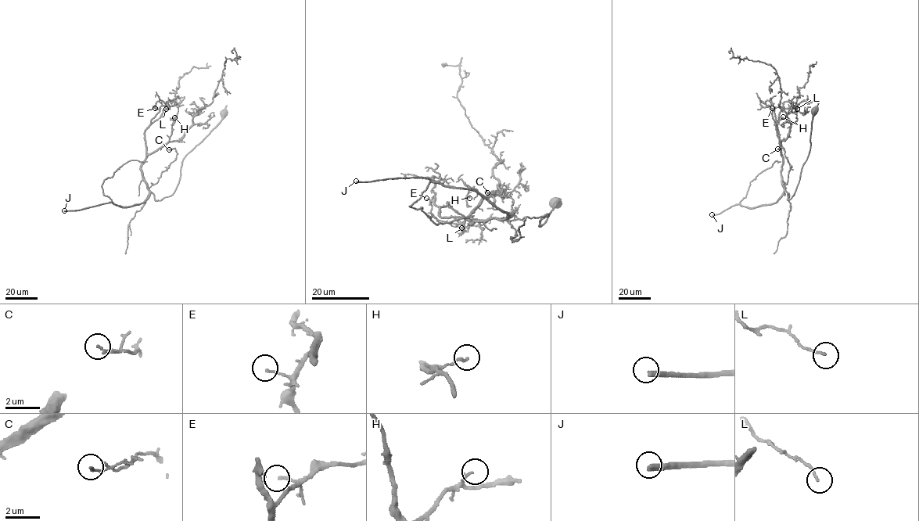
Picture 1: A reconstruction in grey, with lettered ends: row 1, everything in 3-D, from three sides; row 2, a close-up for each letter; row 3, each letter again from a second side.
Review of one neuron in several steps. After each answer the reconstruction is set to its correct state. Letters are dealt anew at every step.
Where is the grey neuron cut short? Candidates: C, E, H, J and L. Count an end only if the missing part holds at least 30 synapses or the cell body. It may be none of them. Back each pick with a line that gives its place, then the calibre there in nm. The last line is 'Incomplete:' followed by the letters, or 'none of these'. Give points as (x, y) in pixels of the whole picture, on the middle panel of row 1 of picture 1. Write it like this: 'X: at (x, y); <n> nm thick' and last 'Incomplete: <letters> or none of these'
J: at (356, 181); 320 nm thick
Incomplete: J

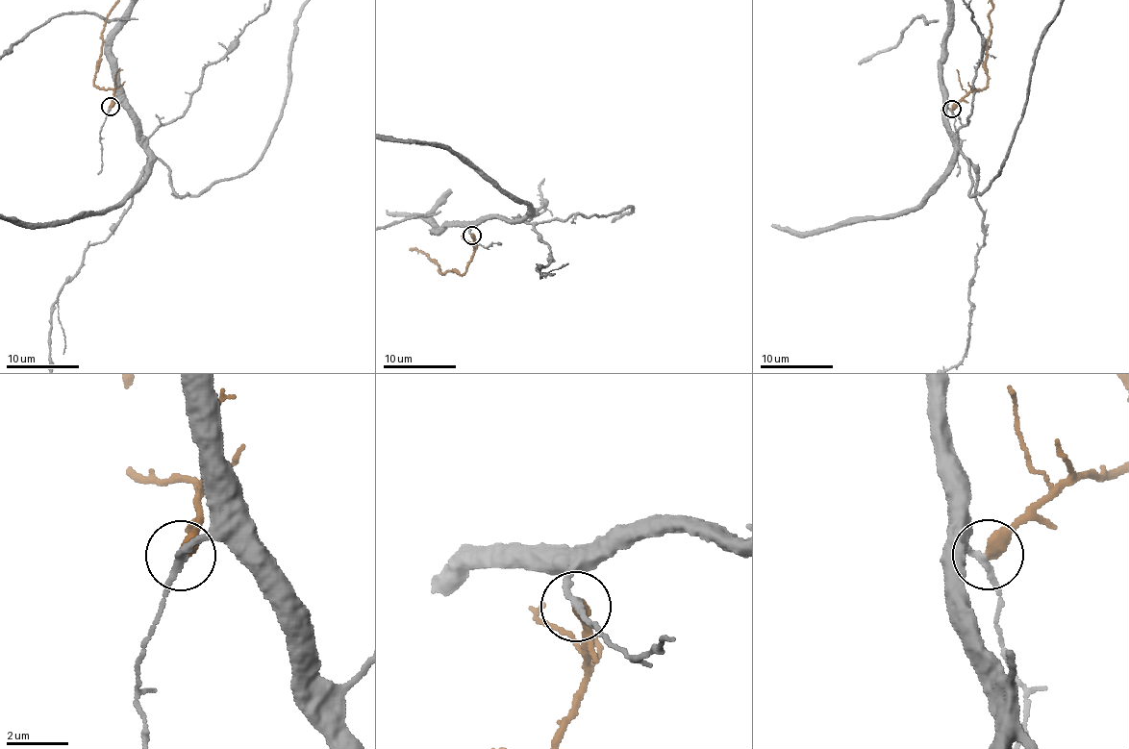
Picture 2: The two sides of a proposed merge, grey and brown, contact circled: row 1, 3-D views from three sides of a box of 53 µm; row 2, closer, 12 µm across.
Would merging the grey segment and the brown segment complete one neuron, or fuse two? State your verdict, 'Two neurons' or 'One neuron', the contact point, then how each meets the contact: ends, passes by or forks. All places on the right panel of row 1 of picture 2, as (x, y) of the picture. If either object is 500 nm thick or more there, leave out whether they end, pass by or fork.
One neuron. Place: (952, 109). At the ring grey passes by. At the ring brown ends

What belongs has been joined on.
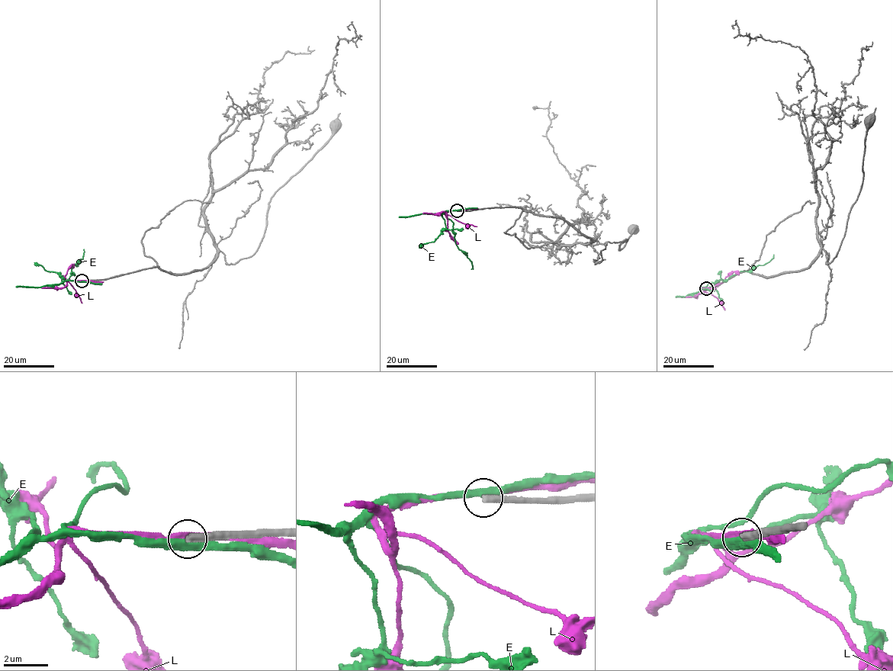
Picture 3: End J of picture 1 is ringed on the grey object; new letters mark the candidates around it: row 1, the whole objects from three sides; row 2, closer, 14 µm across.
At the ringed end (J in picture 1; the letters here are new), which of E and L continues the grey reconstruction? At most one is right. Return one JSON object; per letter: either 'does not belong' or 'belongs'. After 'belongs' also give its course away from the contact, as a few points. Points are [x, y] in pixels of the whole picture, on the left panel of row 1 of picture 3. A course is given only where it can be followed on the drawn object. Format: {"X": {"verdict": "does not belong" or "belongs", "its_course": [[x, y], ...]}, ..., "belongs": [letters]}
{"E": {"verdict": "does not belong"}, "L": {"verdict": "does not belong"}, "belongs": []}

